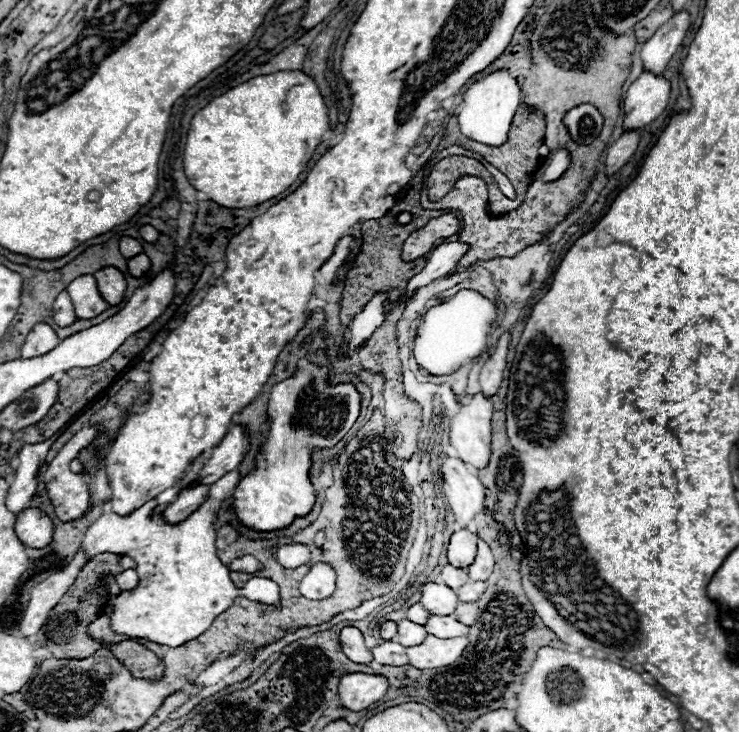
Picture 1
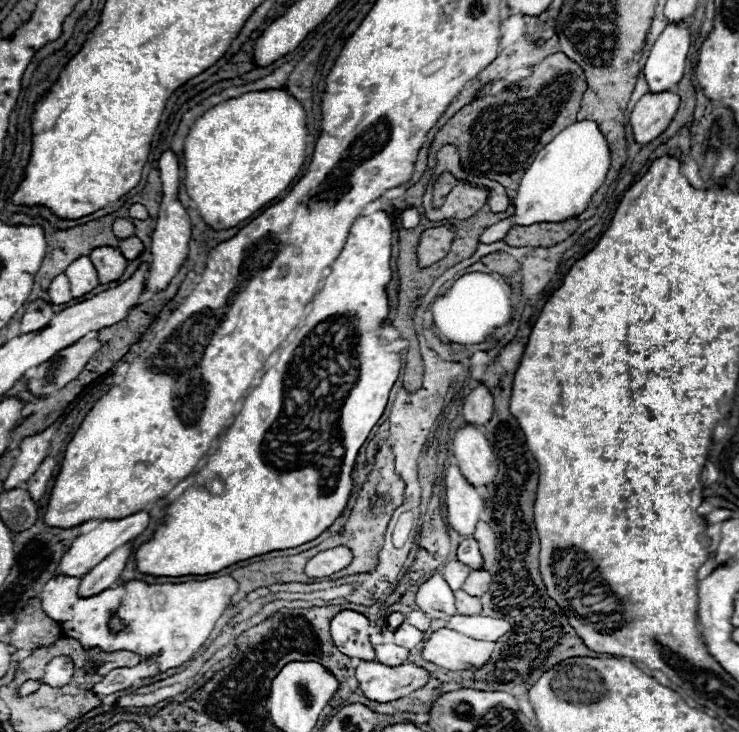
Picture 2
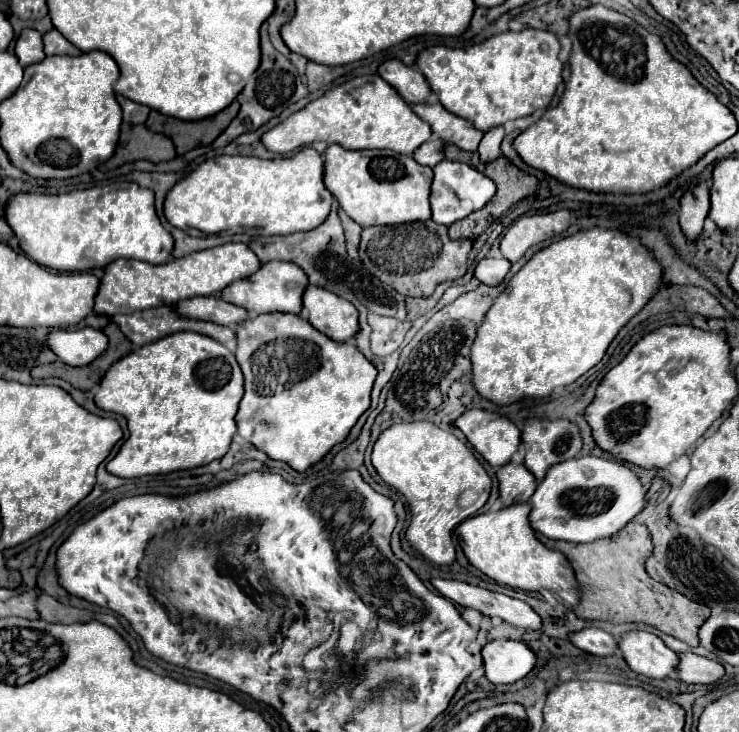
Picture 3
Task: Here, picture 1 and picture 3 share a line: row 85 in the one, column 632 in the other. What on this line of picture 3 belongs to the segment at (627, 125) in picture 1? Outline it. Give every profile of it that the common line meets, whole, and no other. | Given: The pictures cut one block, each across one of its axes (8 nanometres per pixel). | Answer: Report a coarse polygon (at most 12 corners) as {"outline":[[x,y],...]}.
{"outline":[[652,632],[620,640],[628,666],[668,678],[680,656]]}

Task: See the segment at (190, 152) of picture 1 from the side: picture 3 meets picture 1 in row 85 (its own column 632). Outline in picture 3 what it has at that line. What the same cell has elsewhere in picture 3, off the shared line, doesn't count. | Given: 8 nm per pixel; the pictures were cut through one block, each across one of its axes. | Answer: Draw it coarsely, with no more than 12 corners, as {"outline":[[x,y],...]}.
{"outline":[[620,232],[542,248],[470,350],[496,406],[602,360],[662,268]]}

